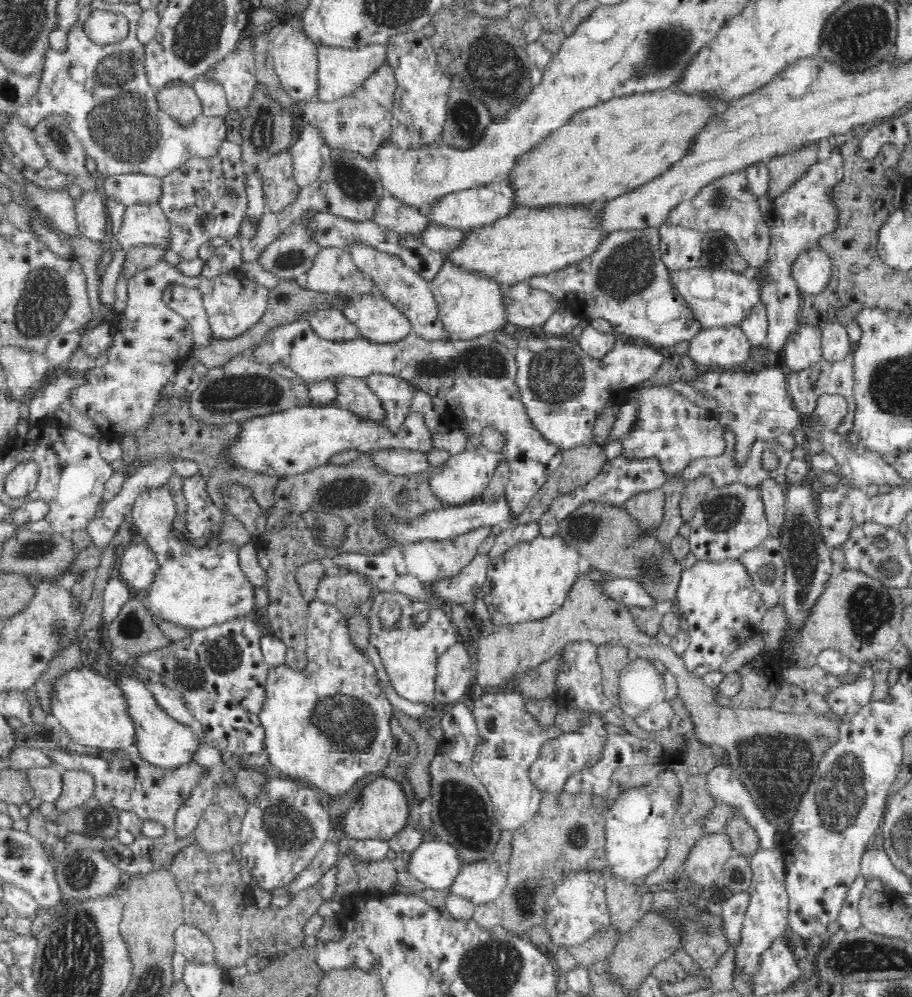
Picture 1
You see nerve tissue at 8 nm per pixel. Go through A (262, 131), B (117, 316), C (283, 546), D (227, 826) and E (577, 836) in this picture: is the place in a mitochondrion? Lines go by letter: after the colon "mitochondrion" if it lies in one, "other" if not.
A: mitochondrion
B: other
C: other
D: other
E: mitochondrion

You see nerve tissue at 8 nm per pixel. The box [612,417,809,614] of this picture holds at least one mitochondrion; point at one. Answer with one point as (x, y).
(739, 505)

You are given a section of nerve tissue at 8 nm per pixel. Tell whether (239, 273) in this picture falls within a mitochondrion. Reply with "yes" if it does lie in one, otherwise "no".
no

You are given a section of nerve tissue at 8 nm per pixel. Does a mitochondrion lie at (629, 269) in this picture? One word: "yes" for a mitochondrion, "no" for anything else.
yes

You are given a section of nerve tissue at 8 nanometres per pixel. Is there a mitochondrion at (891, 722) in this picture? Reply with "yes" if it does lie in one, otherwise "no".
no

